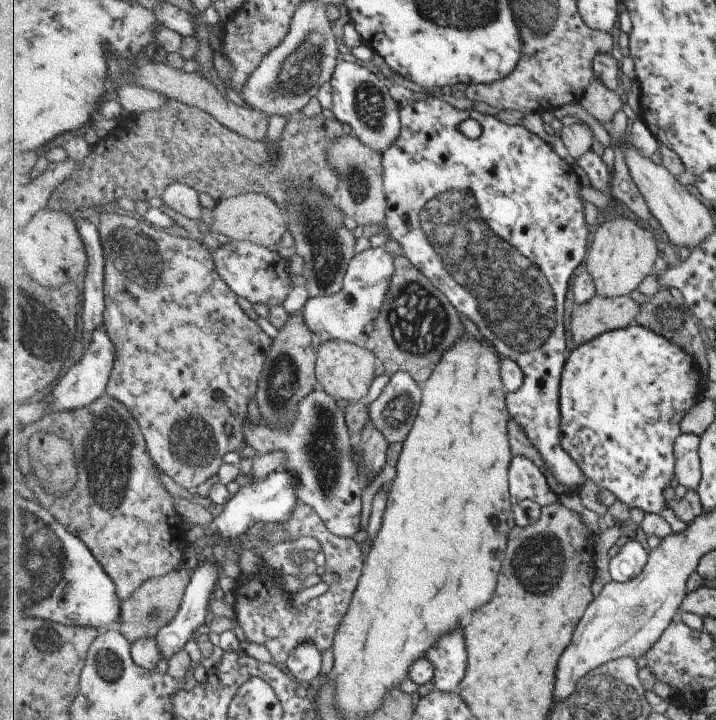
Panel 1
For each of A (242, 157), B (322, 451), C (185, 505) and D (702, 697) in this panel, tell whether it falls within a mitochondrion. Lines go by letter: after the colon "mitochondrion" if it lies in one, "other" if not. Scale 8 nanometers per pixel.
A: mitochondrion
B: mitochondrion
C: other
D: other

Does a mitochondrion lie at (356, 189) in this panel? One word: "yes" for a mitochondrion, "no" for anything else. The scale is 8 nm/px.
yes

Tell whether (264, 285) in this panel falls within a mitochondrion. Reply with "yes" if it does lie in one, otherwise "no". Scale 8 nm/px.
no

